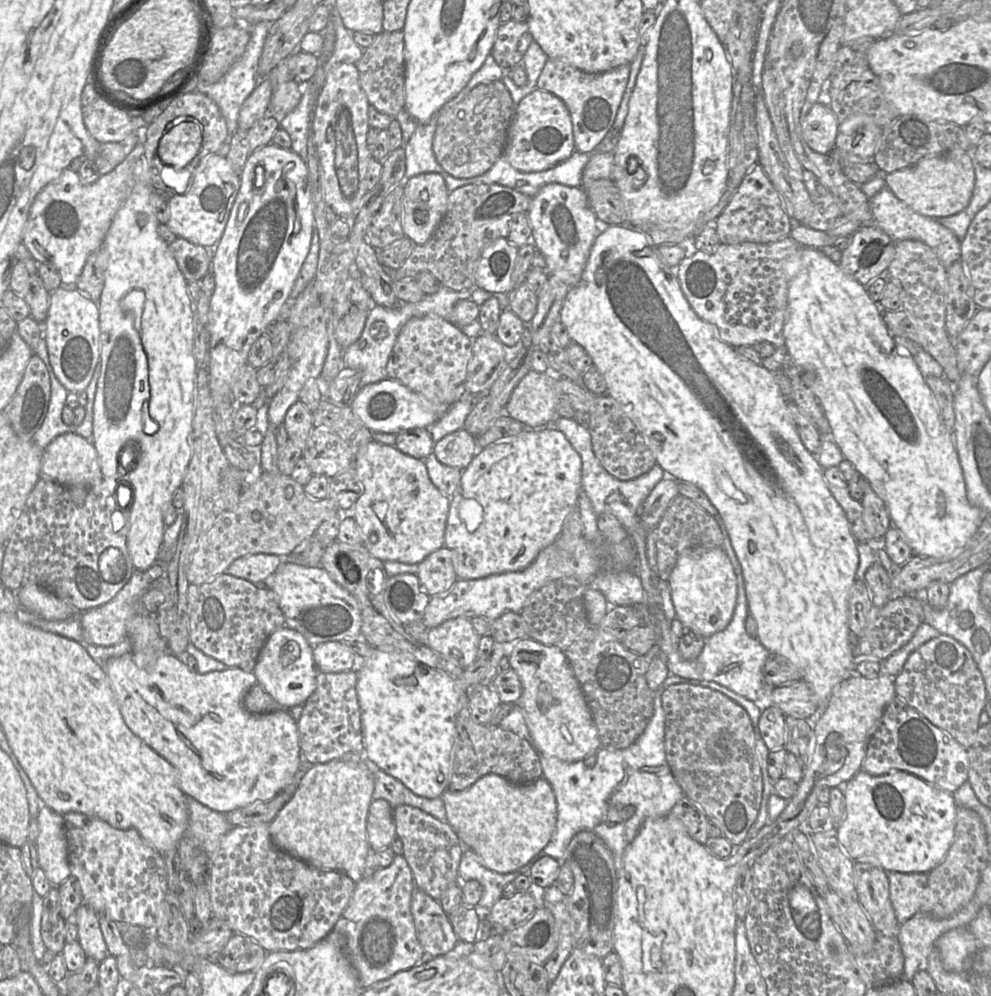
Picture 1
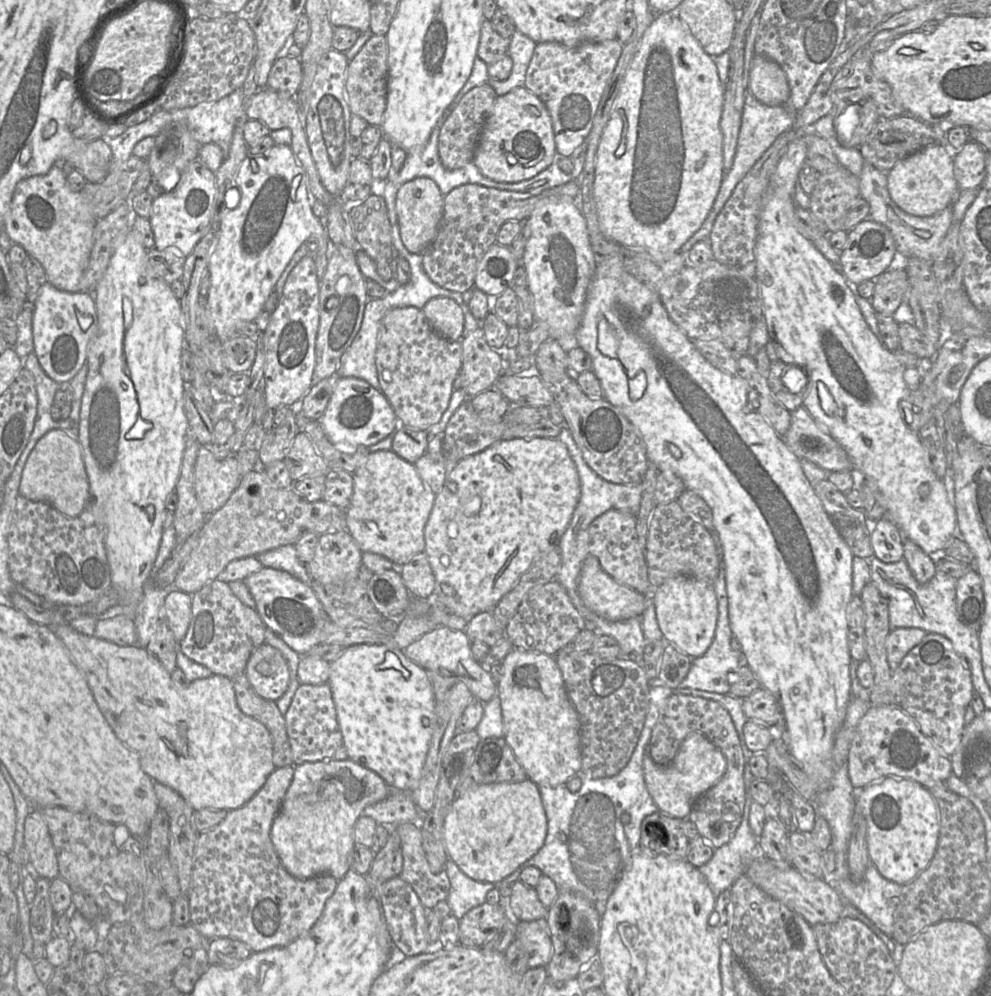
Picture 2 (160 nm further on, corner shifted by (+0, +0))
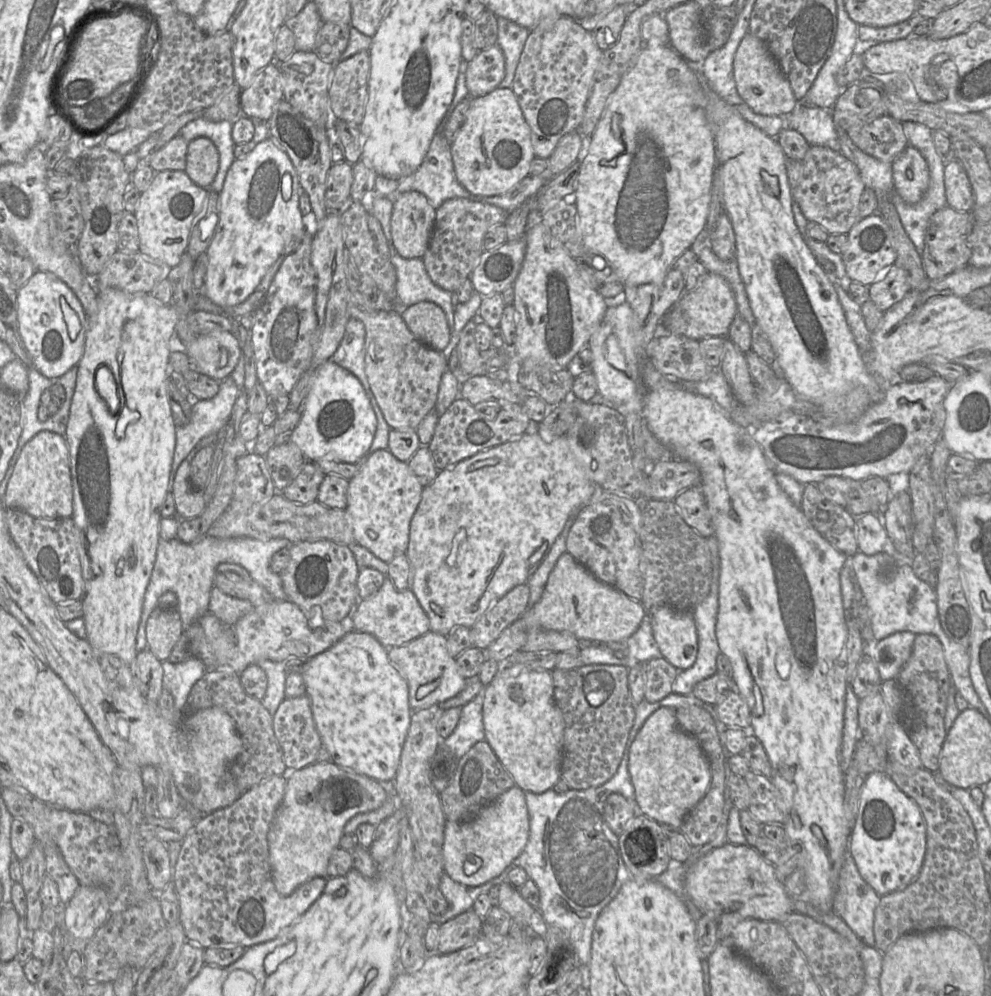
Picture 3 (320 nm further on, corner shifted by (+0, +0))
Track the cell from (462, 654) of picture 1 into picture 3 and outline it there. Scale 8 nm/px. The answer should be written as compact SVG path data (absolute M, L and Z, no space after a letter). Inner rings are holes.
M429 631L407 644L388 649L388 658L408 684L409 705L413 712L439 705L467 685L467 680L458 671L455 658L448 653L445 635Z

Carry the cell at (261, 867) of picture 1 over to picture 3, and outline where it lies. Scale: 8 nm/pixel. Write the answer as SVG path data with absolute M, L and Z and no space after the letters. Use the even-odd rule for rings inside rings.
M283 775L272 776L260 784L254 786L249 791L241 794L232 805L214 811L210 814L202 815L196 822L195 826L184 837L181 842L181 850L176 862L176 866L173 869L172 883L174 884L180 902L180 923L184 929L186 939L192 943L195 943L202 948L210 947L225 947L225 946L241 946L245 948L252 947L257 944L261 944L275 939L281 935L284 931L290 928L298 919L300 919L311 906L319 899L325 890L327 884L327 877L315 877L305 884L298 887L293 893L287 896L280 895L274 886L271 878L270 866L269 866L269 846L268 846L268 832L270 825L274 819L275 813L283 799L287 780Z

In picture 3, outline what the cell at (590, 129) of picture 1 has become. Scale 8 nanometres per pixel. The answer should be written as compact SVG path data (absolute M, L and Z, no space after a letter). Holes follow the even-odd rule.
M571 17L545 21L530 30L511 89L530 128L536 158L548 159L560 138L580 126L602 54L592 32Z

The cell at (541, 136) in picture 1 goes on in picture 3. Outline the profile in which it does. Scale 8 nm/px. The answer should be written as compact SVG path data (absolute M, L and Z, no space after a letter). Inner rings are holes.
M496 88L492 92L472 98L464 121L450 143L450 151L457 181L475 196L496 196L507 192L529 175L531 161L535 158L531 131L524 119L517 98L511 88Z

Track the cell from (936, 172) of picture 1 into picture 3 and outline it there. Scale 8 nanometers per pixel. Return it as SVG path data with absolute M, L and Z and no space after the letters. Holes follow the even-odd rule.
M908 145L892 162L895 192L907 203L917 203L927 191L930 175L928 164L920 151Z

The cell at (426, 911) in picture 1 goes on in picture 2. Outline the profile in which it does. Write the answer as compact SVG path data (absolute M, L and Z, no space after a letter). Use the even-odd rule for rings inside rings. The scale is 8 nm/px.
M399 876L393 877L376 887L375 895L379 899L393 944L389 964L426 953L433 948L428 936L427 909L422 905L410 884Z

